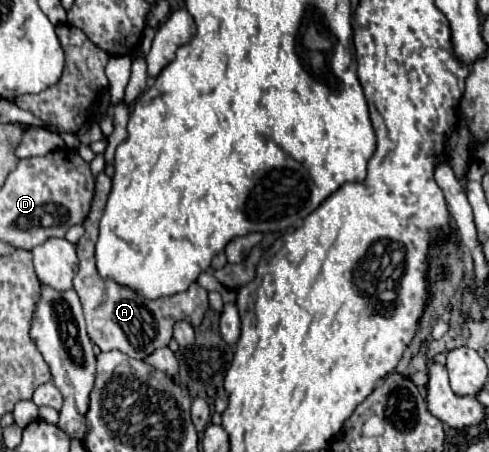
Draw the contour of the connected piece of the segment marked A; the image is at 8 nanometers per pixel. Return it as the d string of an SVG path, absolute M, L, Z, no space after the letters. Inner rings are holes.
M101 173L97 175L97 187L91 211L83 223L85 233L77 243L77 257L79 257L79 271L75 275L75 291L83 303L83 313L87 321L87 333L99 345L101 351L119 349L125 351L133 359L147 359L157 347L163 347L173 337L173 323L177 319L187 319L193 327L197 327L207 311L207 291L199 283L191 283L191 287L183 293L175 293L169 297L159 299L145 299L137 291L119 285L113 279L105 279L97 273L95 267L95 243L99 235L99 219L105 209L105 201L111 191L111 179Z

